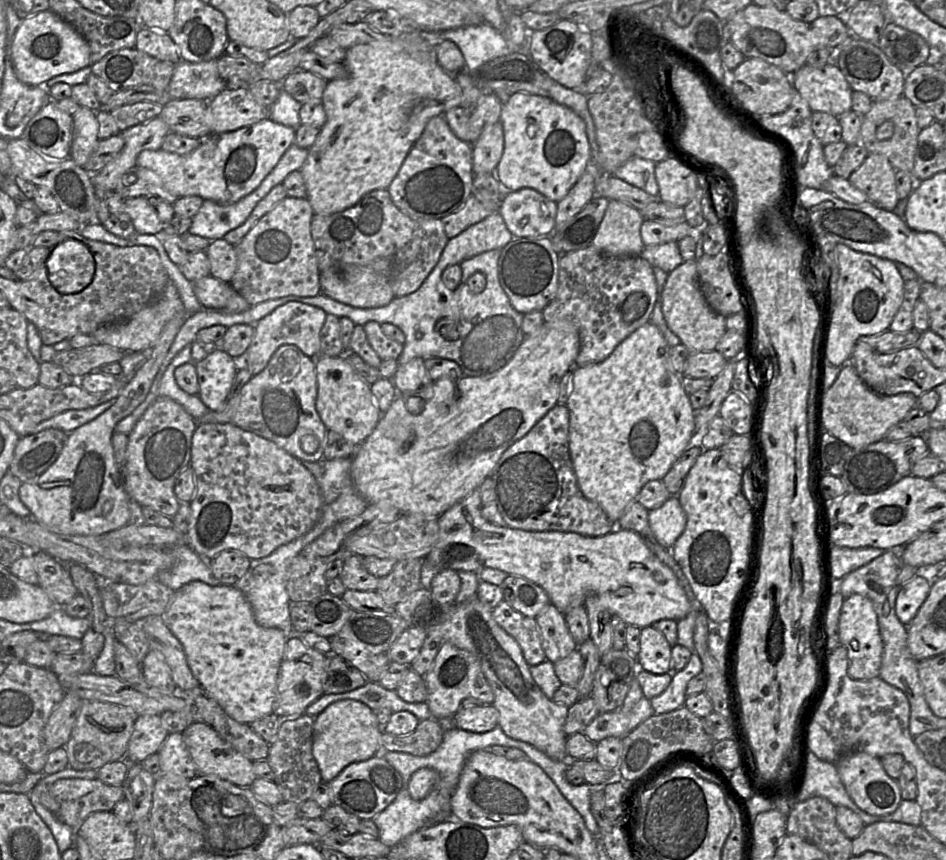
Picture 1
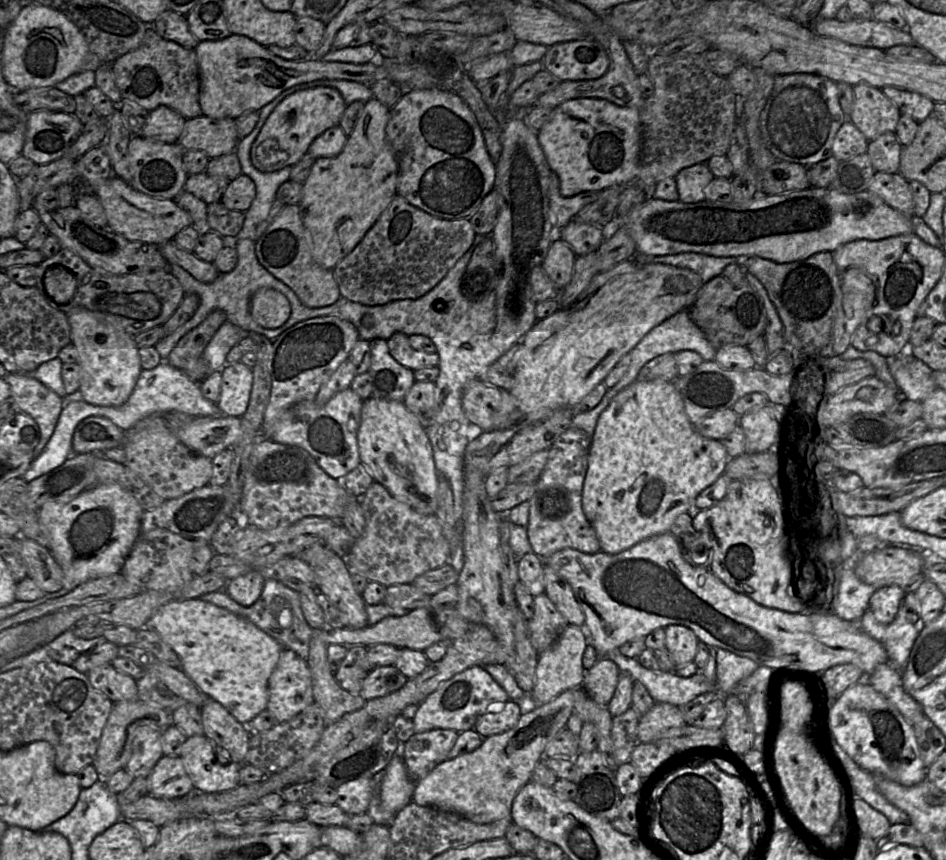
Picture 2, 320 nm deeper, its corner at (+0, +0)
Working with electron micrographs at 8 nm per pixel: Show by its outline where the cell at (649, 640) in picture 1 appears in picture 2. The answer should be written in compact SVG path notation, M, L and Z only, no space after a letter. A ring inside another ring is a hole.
M669 625L664 630L666 646L675 664L678 666L693 662L700 642L696 634L681 625Z

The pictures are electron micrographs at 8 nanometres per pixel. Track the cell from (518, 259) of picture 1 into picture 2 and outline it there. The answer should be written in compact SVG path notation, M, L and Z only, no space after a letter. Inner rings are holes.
M554 241L541 265L559 290L563 290L572 278L576 255L570 246L562 241Z

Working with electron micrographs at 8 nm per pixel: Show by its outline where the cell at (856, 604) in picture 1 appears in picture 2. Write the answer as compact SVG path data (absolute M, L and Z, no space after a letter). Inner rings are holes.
M897 585L878 588L869 600L868 609L875 620L882 625L889 625L895 618L906 589Z

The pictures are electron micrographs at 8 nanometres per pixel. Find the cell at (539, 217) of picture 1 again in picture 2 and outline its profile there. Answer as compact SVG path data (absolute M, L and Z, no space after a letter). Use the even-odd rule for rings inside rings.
M572 219L561 228L560 240L566 242L576 256L595 252L605 240L606 228L597 228Z

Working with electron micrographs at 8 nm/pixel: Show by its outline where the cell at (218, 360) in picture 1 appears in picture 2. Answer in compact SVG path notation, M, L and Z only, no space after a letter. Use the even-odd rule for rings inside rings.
M241 362L221 368L221 394L216 406L224 416L241 418L247 410L253 384L252 369Z

